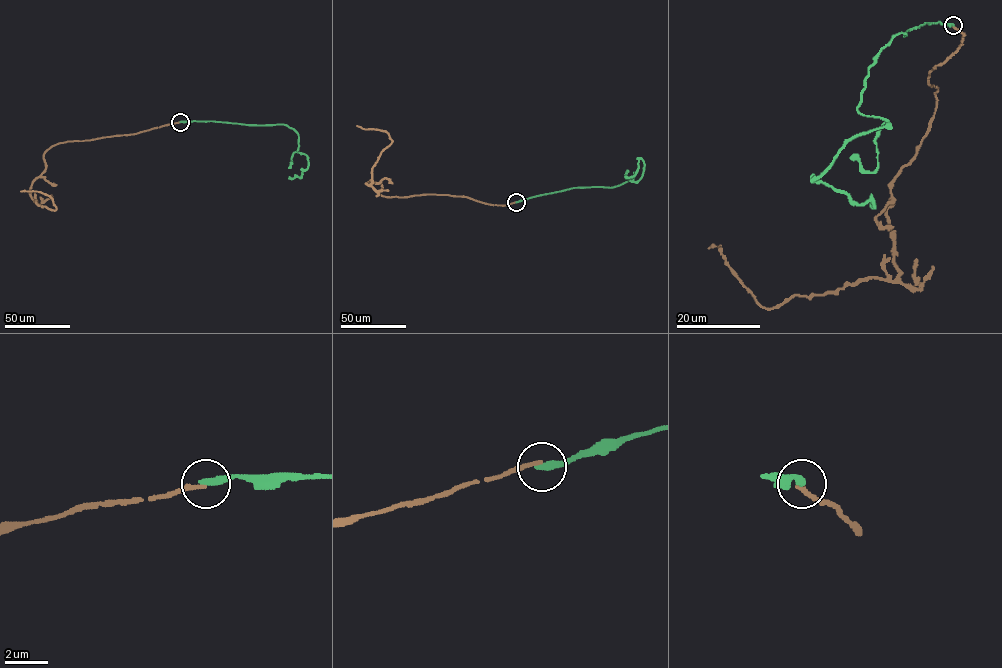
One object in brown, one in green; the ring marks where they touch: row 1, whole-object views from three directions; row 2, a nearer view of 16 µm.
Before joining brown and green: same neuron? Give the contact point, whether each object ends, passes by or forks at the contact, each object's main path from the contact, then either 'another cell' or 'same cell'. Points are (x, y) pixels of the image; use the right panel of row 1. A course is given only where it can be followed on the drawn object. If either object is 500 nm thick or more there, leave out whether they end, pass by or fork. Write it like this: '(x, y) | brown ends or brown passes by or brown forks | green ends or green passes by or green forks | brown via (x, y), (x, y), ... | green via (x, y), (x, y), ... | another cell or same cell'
(953, 25) | brown ends | green ends | brown via (953, 25), (962, 43), (930, 71), (935, 113), (892, 183), (893, 280), (765, 309), (719, 246), (708, 248) | green via (953, 25), (925, 22), (879, 52), (857, 108), (888, 125), (853, 136), (814, 181), (874, 207), (871, 200) | another cell

